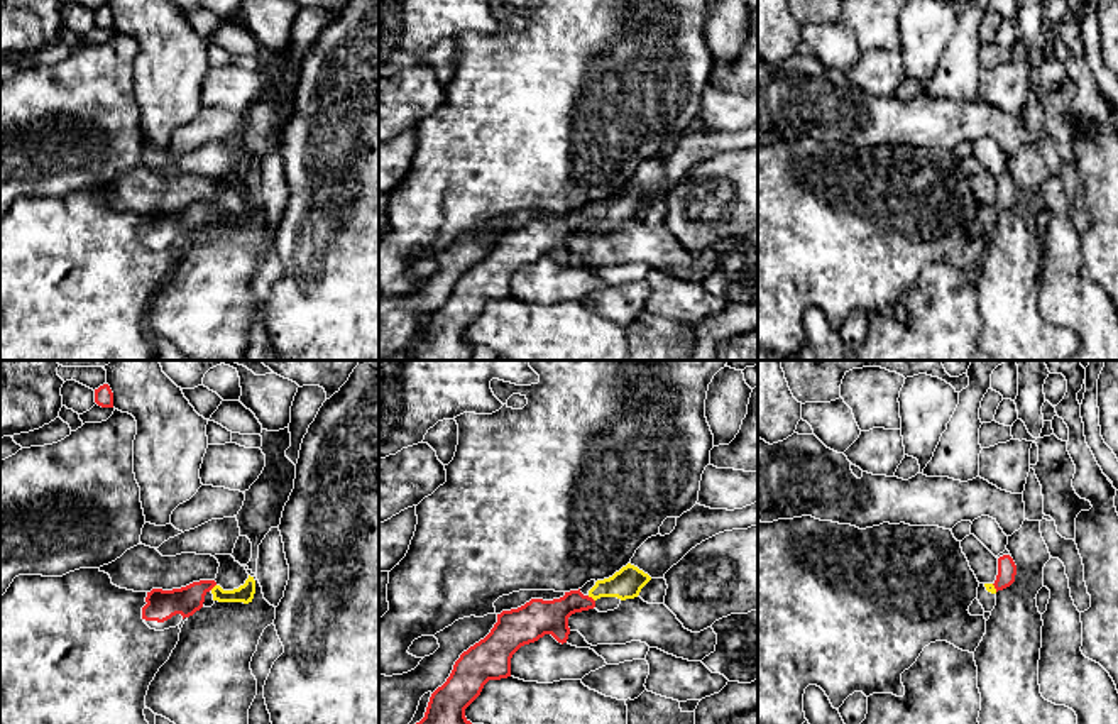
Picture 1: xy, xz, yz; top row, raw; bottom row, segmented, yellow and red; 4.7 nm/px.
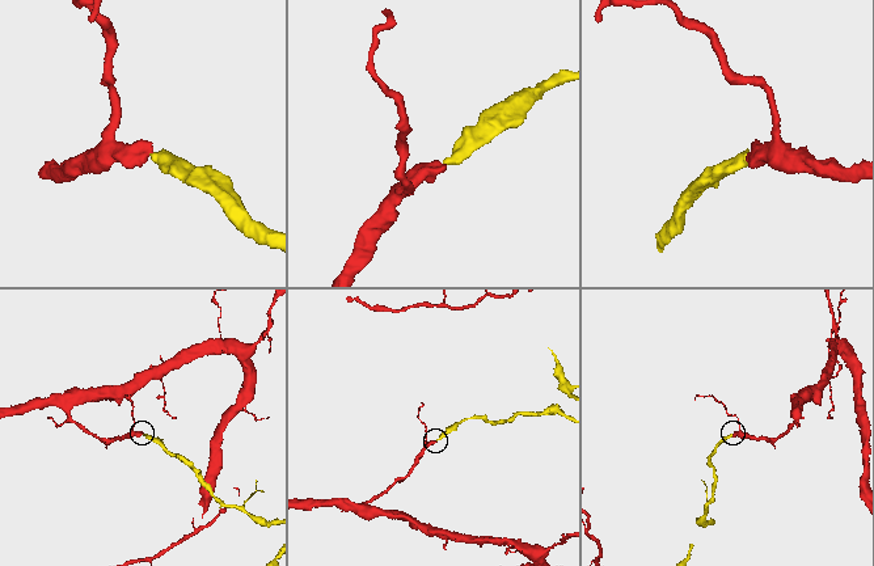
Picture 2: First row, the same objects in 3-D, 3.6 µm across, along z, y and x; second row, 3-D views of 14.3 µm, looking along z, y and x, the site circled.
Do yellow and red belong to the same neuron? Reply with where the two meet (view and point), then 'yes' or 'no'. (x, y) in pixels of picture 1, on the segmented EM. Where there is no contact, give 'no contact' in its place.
meets yellow in xz at (591, 596); yes

